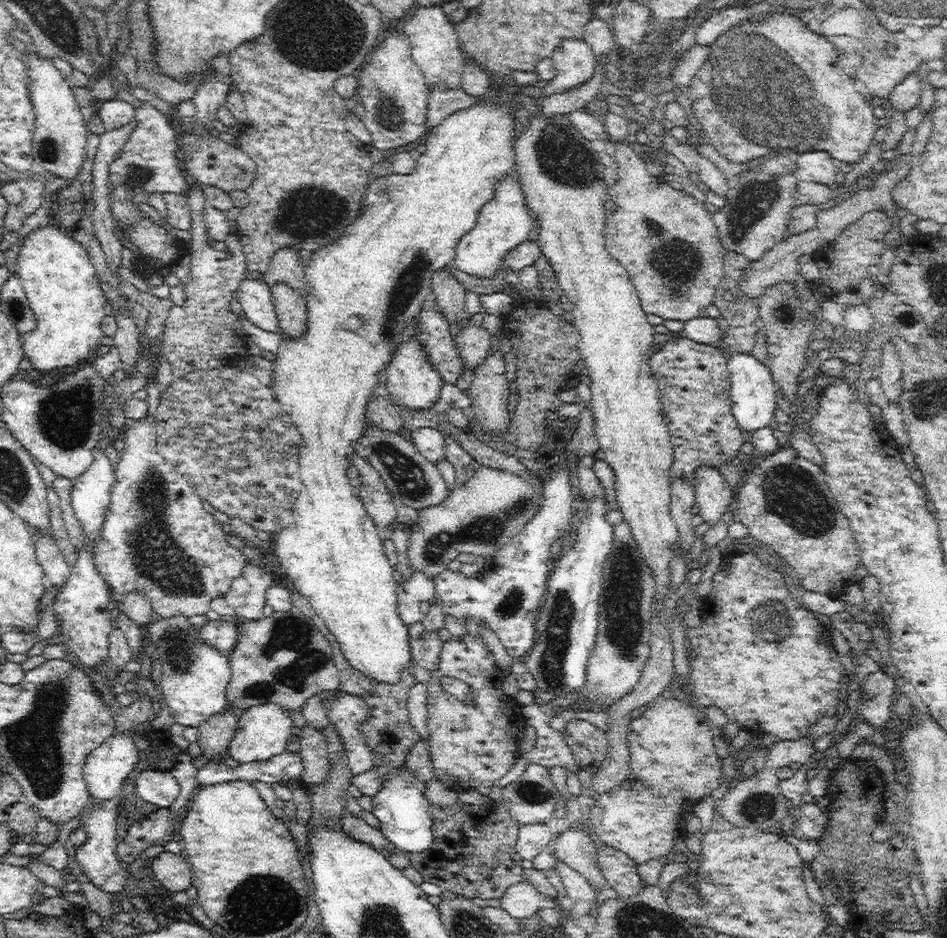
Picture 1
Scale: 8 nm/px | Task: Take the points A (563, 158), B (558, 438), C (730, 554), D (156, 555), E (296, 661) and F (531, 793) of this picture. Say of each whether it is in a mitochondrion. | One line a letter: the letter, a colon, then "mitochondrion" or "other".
A: mitochondrion
B: other
C: other
D: mitochondrion
E: mitochondrion
F: mitochondrion

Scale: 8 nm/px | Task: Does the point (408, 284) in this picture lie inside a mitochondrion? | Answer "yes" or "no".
yes

